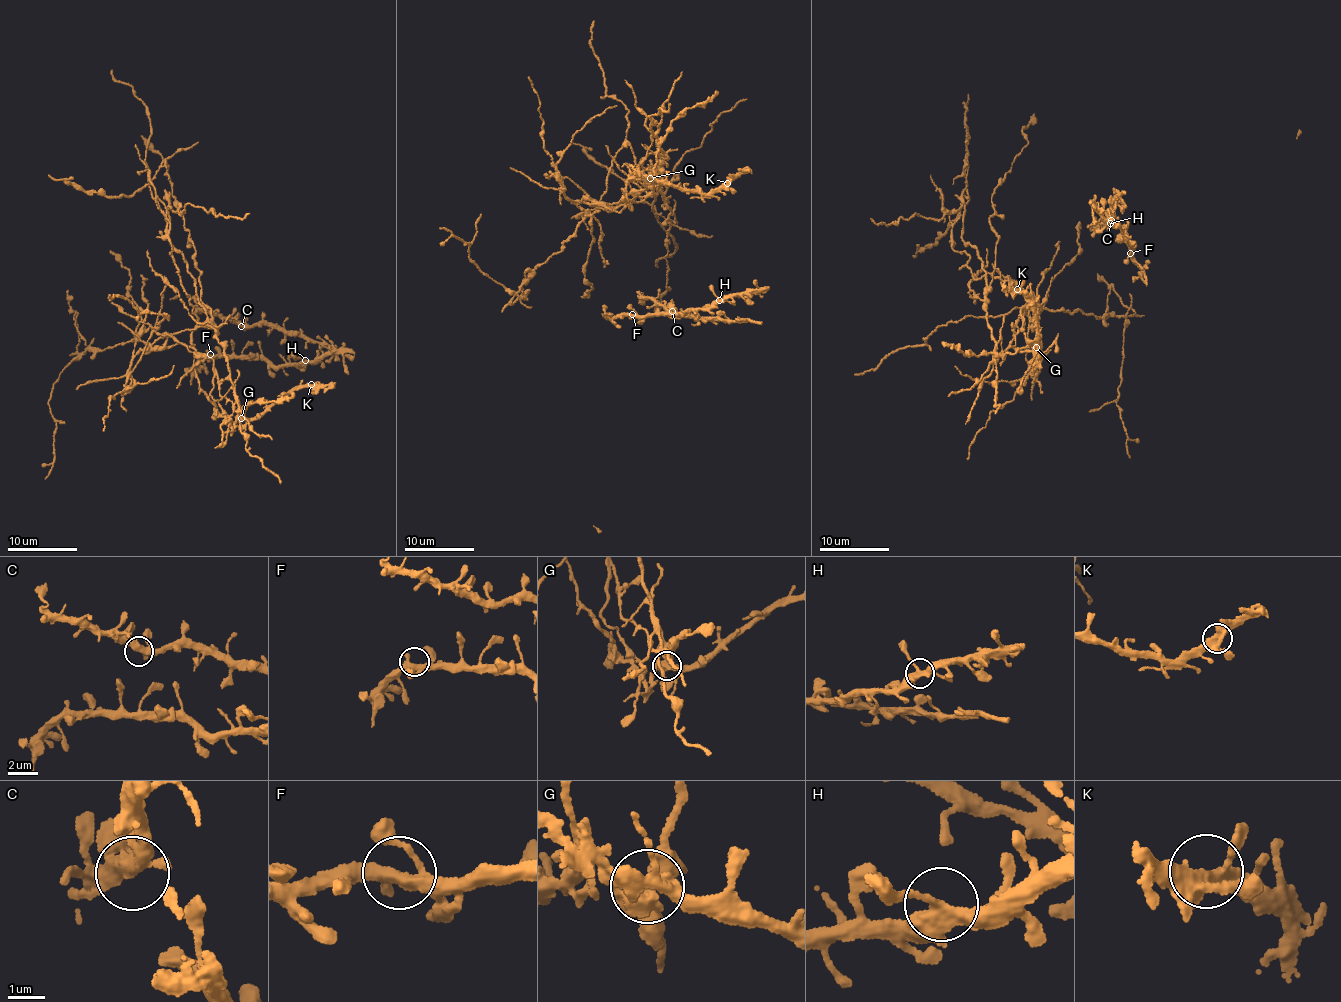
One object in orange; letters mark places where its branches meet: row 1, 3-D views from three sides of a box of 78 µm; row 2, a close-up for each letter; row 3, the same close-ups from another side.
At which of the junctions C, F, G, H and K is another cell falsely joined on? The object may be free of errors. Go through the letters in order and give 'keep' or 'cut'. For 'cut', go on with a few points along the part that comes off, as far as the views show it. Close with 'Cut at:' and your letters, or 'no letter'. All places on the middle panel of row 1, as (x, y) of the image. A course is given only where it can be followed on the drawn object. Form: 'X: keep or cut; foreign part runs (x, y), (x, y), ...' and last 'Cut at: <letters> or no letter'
C: keep
F: keep
G: cut; foreign part runs (651, 179), (660, 138), (665, 158), (661, 183), (652, 179), (658, 191), (652, 207), (677, 249), (656, 267)
H: keep
K: keep
Cut at: G

